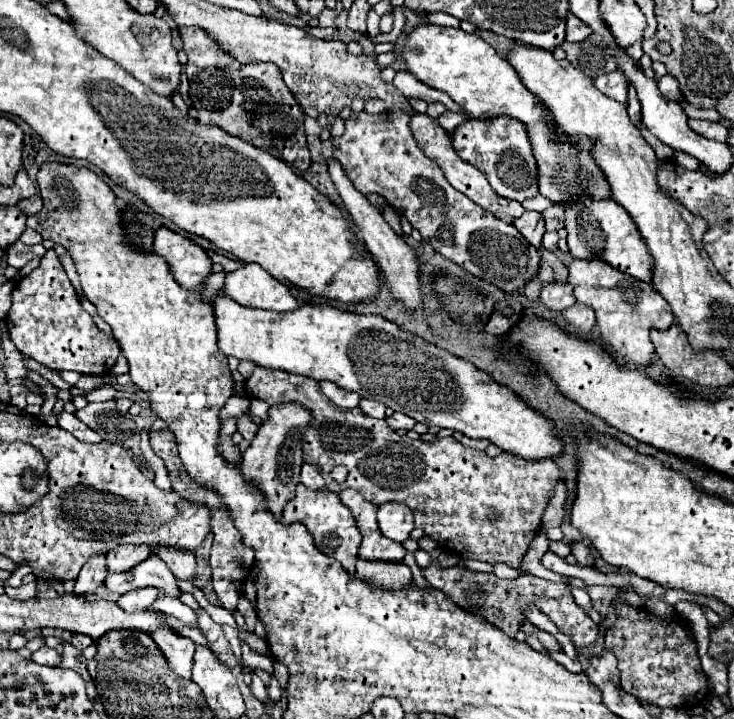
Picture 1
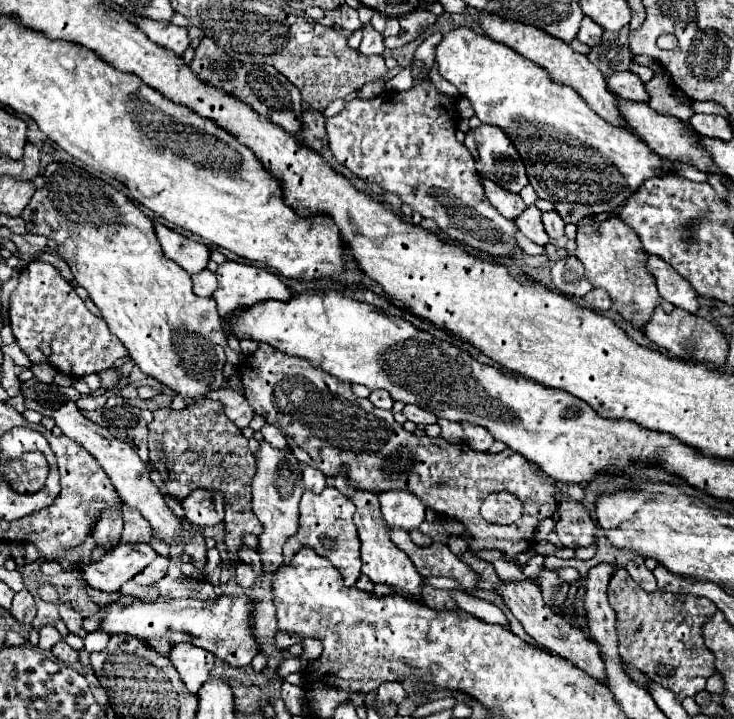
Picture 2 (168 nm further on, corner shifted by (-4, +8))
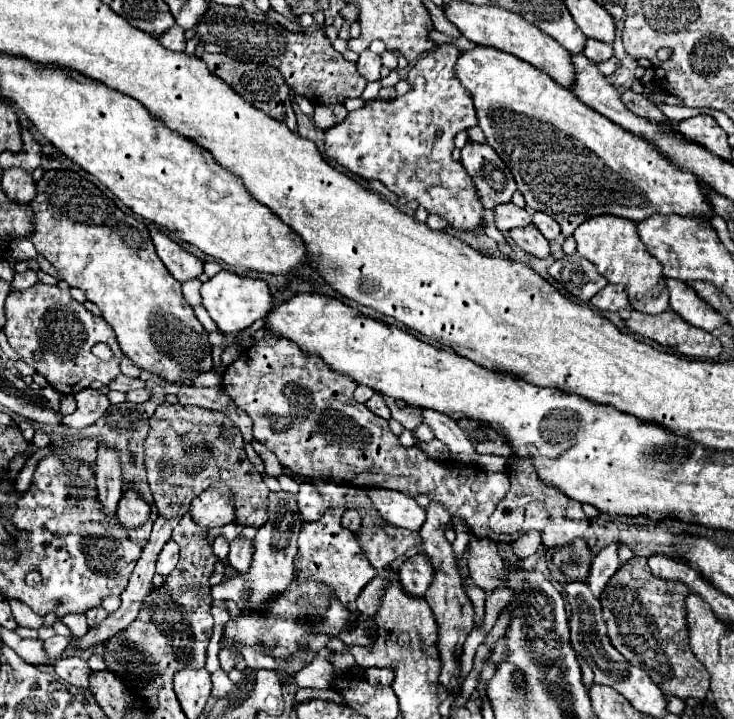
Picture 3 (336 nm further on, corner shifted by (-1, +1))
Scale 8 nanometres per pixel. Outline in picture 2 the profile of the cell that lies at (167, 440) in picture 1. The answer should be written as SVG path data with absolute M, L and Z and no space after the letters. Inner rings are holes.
M201 398L195 404L185 406L183 410L159 408L155 418L149 424L149 460L153 468L161 474L167 494L177 500L183 500L195 488L217 488L225 494L225 526L229 532L227 552L237 560L241 536L245 532L259 534L263 524L251 510L251 482L257 472L253 454L247 448L247 438L241 430L231 424L223 414L221 404Z

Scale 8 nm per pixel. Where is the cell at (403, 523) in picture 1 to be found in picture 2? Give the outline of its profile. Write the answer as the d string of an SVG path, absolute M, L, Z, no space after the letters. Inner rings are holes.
M389 490L379 494L381 514L389 524L405 530L419 526L425 520L425 504L407 490Z

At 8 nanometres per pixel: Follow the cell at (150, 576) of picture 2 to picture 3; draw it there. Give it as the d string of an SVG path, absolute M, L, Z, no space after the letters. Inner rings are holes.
M170 539L170 541L164 545L164 549L160 551L160 555L158 555L156 573L162 575L162 577L166 577L166 575L170 575L170 571L174 571L176 563L178 563L178 545Z

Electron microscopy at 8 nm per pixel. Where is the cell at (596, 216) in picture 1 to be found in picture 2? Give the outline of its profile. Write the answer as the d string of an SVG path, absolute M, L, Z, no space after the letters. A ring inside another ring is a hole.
M649 254L647 268L653 272L657 280L661 298L665 298L667 302L673 302L677 308L683 308L685 312L691 312L691 314L699 312L699 294L683 276L673 272L673 268L665 264L665 260Z

